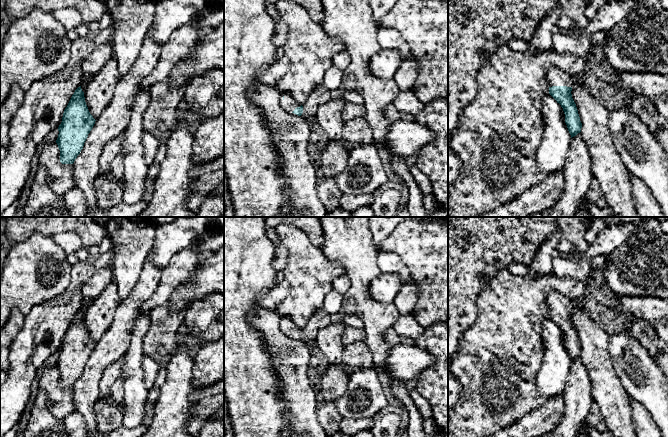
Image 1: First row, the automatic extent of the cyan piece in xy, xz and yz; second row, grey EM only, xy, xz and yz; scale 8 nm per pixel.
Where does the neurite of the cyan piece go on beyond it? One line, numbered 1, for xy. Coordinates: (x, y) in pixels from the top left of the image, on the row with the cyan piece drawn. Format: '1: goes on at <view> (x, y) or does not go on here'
1: does not go on here

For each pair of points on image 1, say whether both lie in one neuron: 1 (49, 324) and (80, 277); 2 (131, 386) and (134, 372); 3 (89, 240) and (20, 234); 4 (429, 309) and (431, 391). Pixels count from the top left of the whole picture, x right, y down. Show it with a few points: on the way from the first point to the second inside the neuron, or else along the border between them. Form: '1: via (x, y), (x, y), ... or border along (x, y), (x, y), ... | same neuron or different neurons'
1: via (61, 312), (72, 301), (74, 289) | same neuron
2: via (133, 383), (133, 375) | same neuron
3: via (73, 227), (37, 227) | same neuron
4: border along (437, 321), (424, 328) | different neurons

